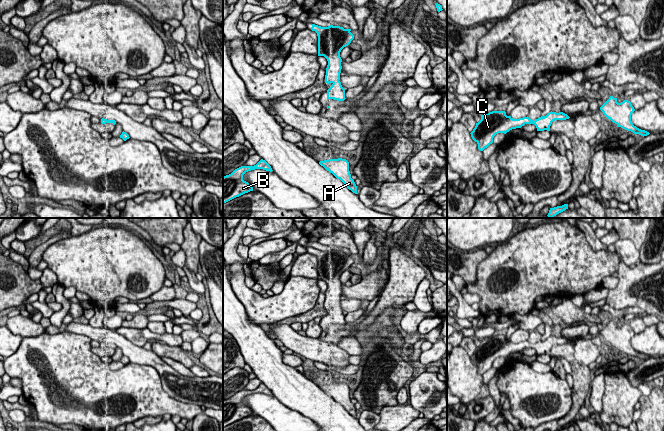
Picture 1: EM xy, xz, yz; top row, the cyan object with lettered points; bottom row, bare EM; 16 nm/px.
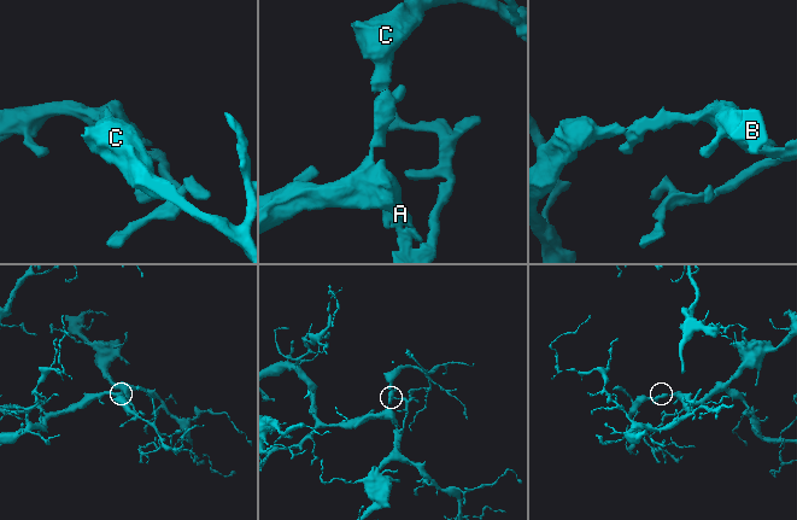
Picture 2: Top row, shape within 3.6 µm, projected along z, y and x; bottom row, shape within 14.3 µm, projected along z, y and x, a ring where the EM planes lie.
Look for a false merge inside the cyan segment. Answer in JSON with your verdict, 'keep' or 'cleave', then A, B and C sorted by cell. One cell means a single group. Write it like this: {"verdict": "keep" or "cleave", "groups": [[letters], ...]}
{"verdict": "keep", "groups": [["A", "B", "C"]]}

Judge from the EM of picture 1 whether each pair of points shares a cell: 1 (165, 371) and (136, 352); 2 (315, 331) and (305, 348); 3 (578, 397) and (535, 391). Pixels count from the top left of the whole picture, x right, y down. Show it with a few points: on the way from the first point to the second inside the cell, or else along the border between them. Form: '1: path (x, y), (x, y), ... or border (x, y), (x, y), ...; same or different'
1: path (158, 364), (148, 357), (143, 357); same
2: border (306, 335), (318, 338); different
3: border (572, 391), (572, 406), (562, 418); different

